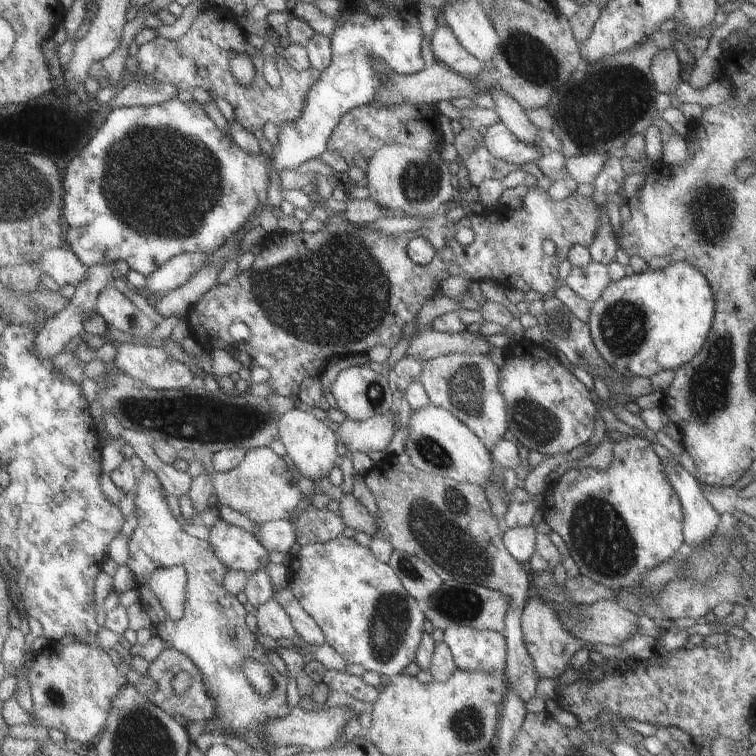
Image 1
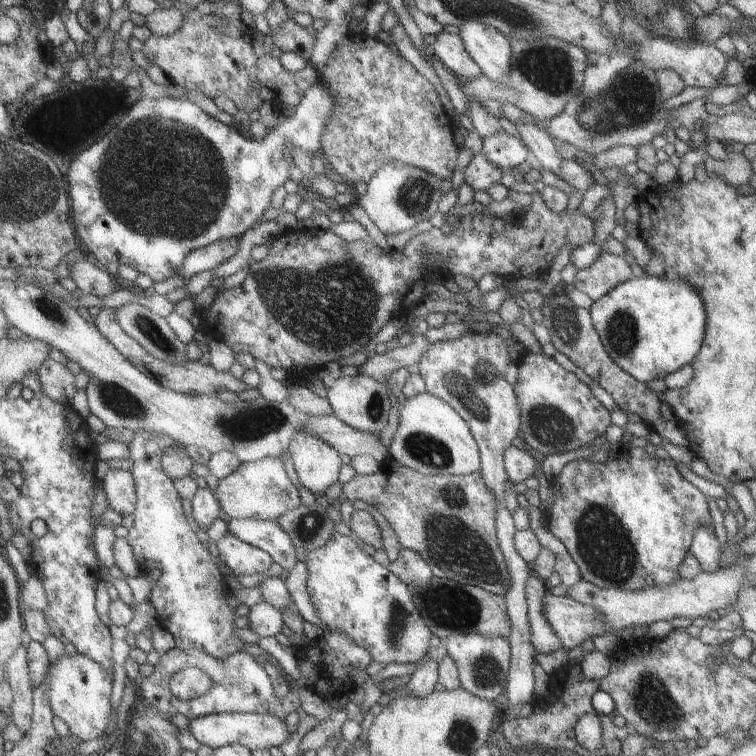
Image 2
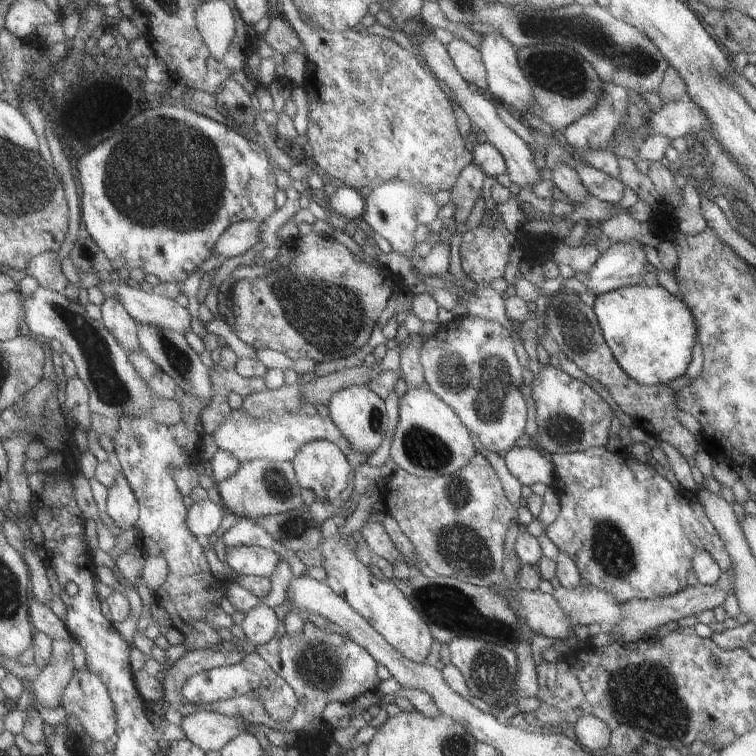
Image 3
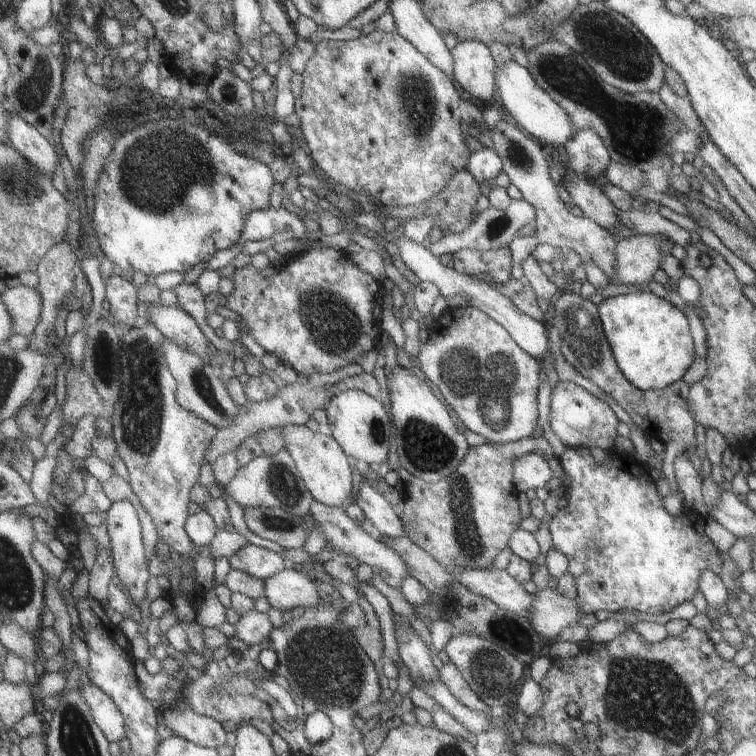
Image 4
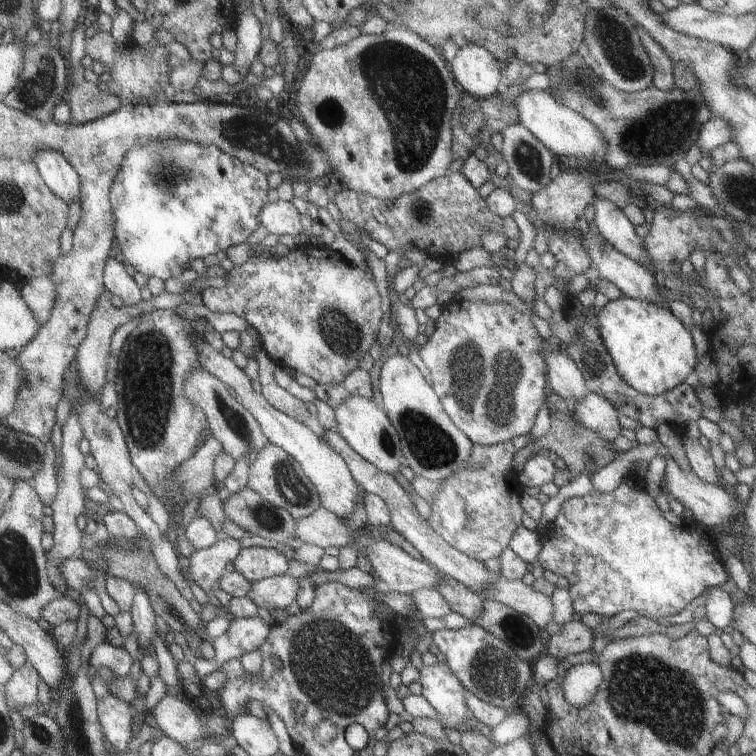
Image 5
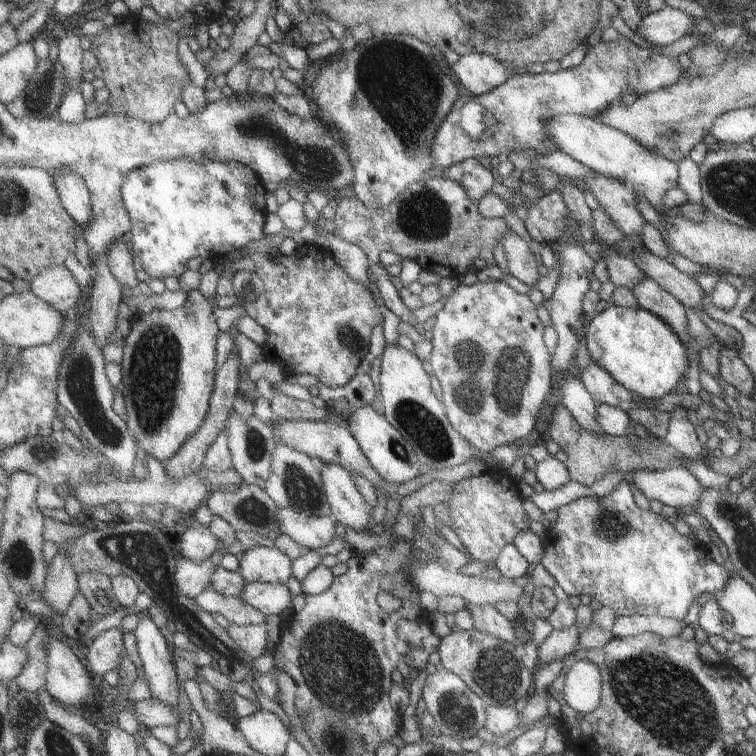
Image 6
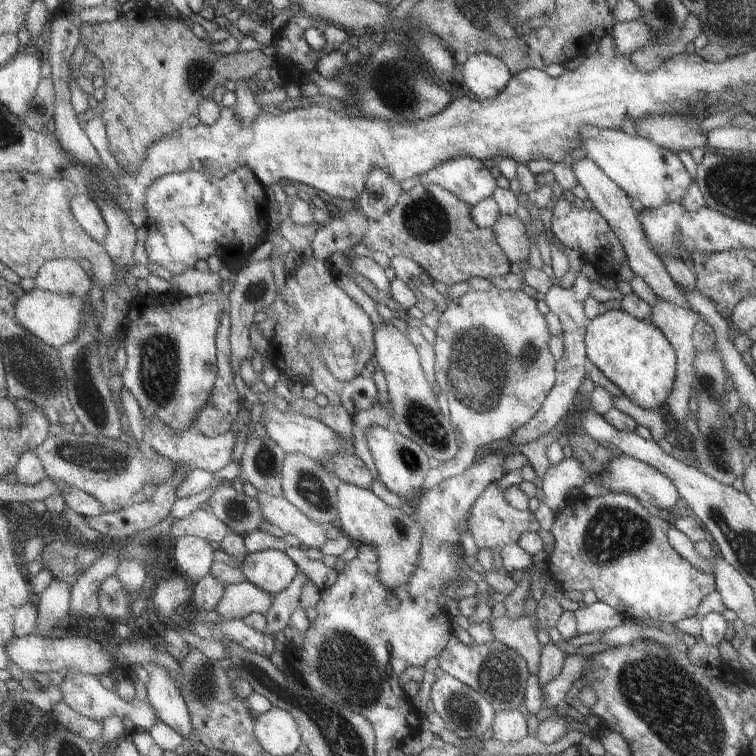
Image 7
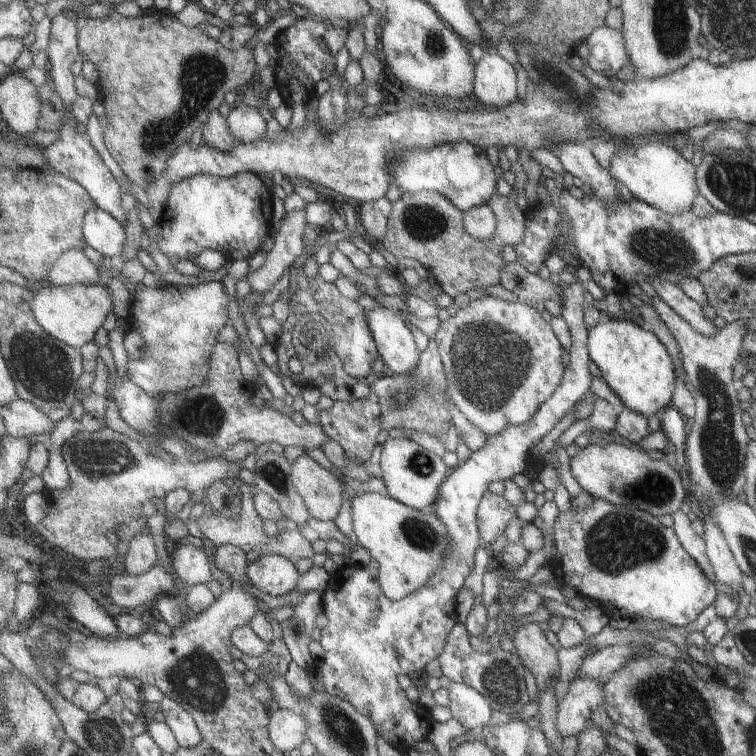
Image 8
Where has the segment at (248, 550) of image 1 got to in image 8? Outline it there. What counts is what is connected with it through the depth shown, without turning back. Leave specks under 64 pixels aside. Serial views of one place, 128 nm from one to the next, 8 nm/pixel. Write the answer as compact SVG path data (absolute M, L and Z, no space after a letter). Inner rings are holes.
M280 552L261 555L245 567L248 583L271 596L287 594L297 584L297 570Z

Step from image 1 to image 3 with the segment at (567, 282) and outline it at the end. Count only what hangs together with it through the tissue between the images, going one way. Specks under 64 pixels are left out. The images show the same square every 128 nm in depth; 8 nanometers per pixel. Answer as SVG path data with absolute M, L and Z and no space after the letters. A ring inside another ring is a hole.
M611 243L609 248L599 253L593 266L574 277L585 286L587 293L595 296L611 292L622 286L639 284L650 266L639 243Z

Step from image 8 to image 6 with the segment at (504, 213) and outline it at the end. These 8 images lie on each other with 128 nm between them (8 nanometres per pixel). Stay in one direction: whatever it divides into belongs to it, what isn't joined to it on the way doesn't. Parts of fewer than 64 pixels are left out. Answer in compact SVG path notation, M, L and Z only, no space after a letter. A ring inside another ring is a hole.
M505 230L500 243L505 254L507 270L515 280L519 280L525 286L534 285L539 280L537 274L538 262L529 250L525 240L521 240L513 230Z

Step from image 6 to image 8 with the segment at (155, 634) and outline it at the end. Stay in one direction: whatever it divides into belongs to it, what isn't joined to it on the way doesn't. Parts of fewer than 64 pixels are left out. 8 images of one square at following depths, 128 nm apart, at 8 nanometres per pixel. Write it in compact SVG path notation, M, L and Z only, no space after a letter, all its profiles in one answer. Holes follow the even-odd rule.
M167 696L156 708L165 716L165 721L183 748L197 748L203 742L203 735L193 715L176 700Z

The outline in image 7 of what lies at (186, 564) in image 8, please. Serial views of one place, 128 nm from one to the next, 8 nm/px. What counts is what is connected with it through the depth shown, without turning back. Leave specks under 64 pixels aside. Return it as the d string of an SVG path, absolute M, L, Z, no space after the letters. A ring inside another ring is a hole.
M185 535L178 537L174 544L174 557L178 564L178 572L187 575L194 583L211 574L215 564L215 550L209 540Z

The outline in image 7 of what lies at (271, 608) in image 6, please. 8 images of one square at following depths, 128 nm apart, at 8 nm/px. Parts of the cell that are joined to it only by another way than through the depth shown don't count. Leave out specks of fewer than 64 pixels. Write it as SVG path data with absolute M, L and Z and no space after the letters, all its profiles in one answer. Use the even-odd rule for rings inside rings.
M244 581L225 588L225 596L217 604L215 612L223 621L245 618L248 614L265 613L273 603L273 595Z

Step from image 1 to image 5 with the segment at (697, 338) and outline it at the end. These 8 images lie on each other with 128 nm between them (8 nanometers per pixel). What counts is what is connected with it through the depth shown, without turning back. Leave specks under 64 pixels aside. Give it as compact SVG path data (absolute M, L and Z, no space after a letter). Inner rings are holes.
M621 296L608 301L595 314L603 345L626 386L654 396L690 380L696 363L691 334L663 305Z

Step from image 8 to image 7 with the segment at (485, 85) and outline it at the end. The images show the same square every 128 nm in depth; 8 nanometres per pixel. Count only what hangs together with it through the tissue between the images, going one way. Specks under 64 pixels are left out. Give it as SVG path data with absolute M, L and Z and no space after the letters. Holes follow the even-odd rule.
M487 53L469 55L456 68L461 72L460 82L479 100L489 100L497 96L512 77L499 58Z

